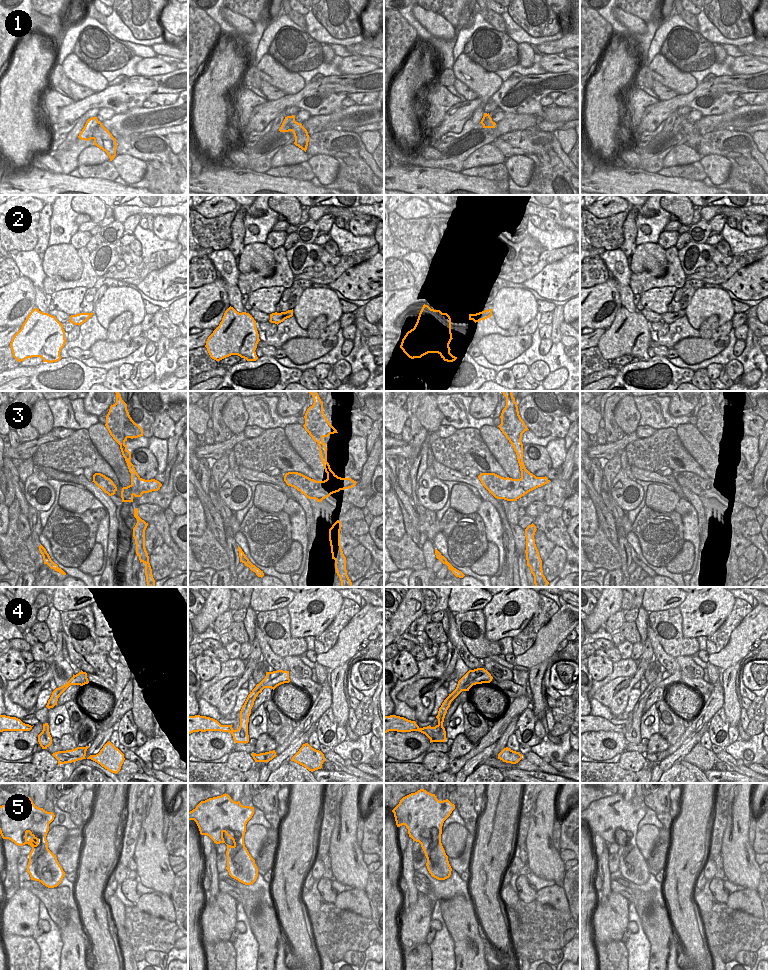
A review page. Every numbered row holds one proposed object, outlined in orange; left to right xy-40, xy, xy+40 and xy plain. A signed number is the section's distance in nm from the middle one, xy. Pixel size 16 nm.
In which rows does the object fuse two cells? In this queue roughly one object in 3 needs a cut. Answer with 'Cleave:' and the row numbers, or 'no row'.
Cleave: 1, 3

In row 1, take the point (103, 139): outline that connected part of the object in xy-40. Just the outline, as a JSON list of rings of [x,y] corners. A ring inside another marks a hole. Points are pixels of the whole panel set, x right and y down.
[[[101,122],[98,123],[97,129],[94,131],[93,139],[94,145],[105,151],[109,156],[110,161],[112,161],[116,156],[116,139]]]

